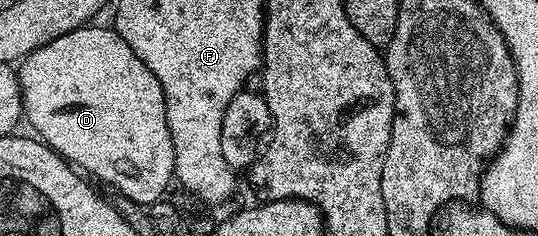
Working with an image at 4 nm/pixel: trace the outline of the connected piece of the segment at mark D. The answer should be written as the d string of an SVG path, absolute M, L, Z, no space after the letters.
M93 27L70 28L67 34L54 36L47 46L39 46L39 50L35 50L30 56L20 61L16 74L18 86L21 88L21 104L24 108L23 116L27 122L29 119L30 126L34 128L32 131L44 143L48 144L53 151L58 152L63 159L68 160L74 168L88 174L94 181L102 180L103 183L110 184L113 188L118 188L119 191L117 192L122 197L134 200L142 206L150 206L160 201L166 195L164 194L165 191L167 191L166 193L170 191L169 183L172 185L175 180L173 175L175 150L171 142L171 130L167 126L167 110L165 109L163 86L159 86L159 78L155 78L155 74L151 74L151 70L147 70L147 66L143 66L143 62L139 62L139 54L135 54L135 50L131 50L131 46L127 46L127 42L123 42L123 38L117 31L110 31L108 27L106 27L107 29Z

